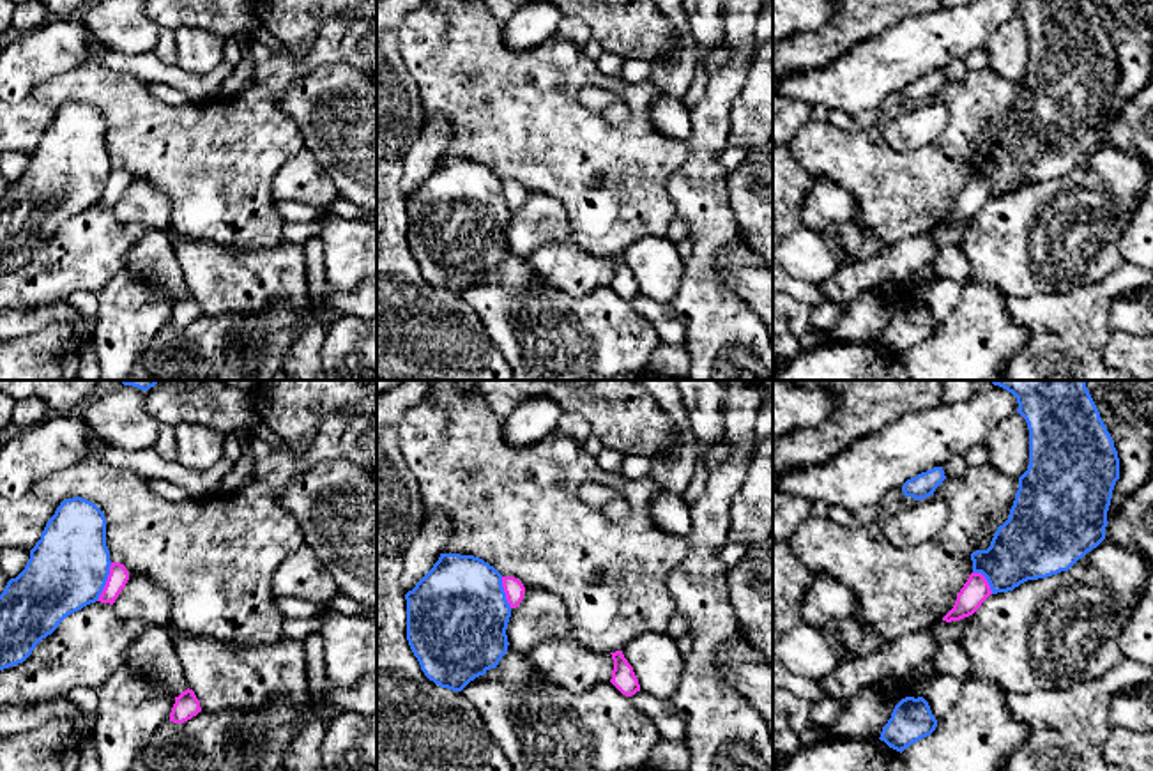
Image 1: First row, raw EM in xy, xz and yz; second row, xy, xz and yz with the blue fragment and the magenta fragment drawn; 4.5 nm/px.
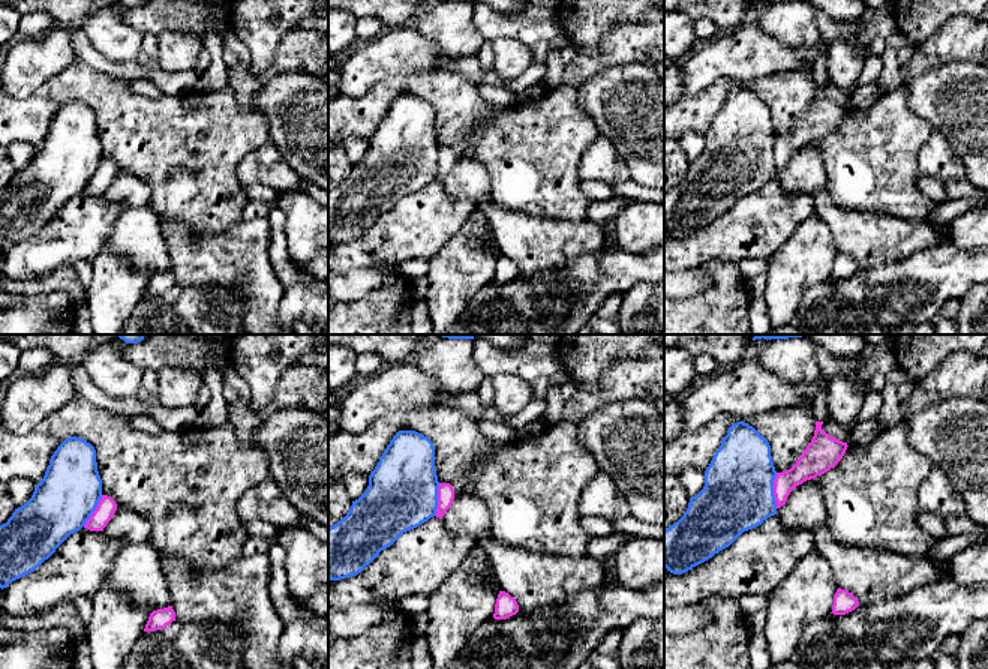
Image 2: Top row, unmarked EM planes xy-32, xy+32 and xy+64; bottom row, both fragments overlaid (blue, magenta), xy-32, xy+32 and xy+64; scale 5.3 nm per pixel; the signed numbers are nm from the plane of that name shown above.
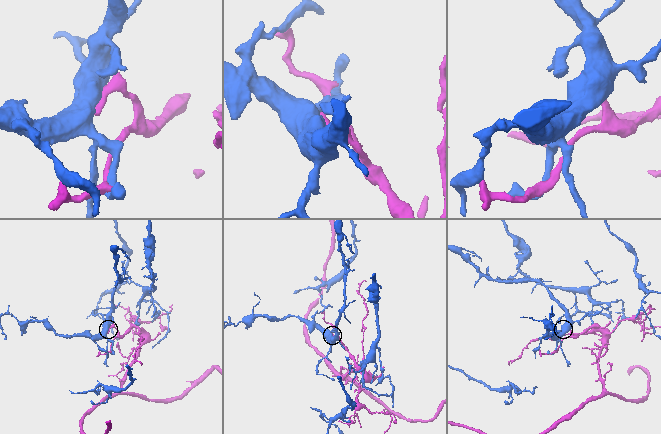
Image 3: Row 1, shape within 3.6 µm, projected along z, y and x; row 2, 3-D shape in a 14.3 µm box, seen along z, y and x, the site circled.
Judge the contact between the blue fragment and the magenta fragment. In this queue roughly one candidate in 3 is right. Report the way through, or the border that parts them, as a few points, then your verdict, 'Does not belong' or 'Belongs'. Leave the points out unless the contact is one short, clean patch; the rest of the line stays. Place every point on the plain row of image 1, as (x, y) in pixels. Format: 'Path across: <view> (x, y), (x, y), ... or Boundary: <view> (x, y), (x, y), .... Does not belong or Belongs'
Does not belong

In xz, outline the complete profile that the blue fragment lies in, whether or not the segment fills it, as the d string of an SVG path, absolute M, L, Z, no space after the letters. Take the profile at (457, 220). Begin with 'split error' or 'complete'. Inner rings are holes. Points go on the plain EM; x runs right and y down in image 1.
complete; M440 157L405 203L409 249L440 292L462 295L508 256L511 210L502 179L483 163Z

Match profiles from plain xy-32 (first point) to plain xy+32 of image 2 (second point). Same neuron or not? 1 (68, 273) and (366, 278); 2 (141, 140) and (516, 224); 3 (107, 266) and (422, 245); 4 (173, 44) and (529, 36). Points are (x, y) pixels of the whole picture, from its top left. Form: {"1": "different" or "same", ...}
{"1": "same", "2": "different", "3": "different", "4": "different"}

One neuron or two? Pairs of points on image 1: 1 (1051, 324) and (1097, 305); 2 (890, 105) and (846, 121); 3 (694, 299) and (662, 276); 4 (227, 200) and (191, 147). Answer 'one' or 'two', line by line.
1: one
2: one
3: two
4: one

